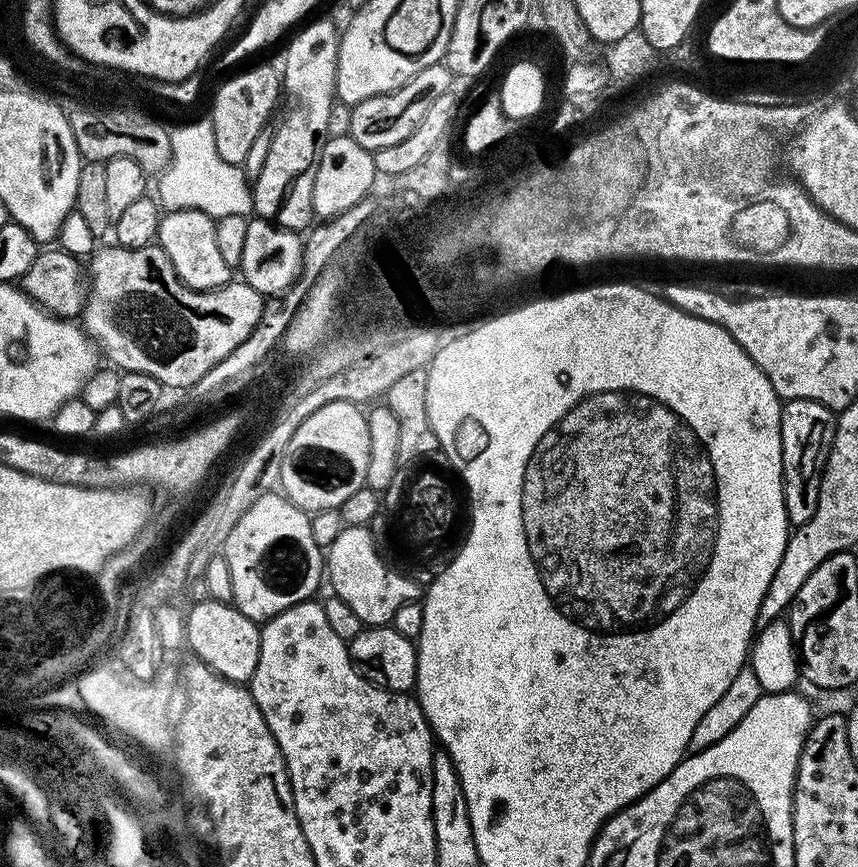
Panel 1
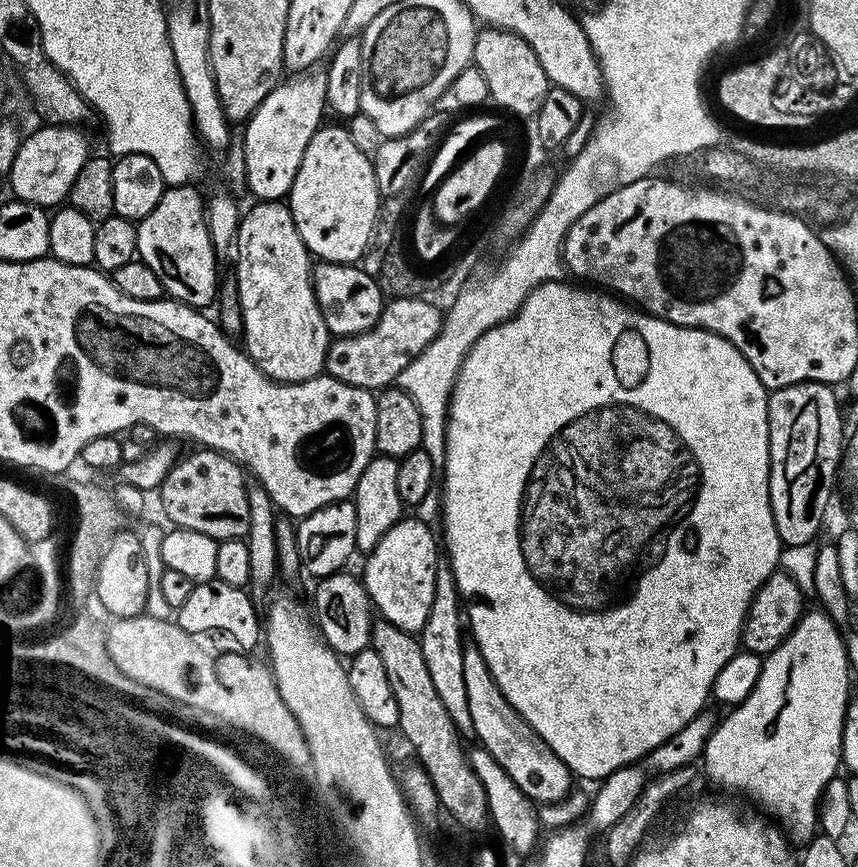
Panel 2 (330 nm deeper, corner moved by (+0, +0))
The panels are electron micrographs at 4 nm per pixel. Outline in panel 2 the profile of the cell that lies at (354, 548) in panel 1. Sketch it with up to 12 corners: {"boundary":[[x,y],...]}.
{"boundary":[[401,518],[367,553],[364,589],[416,634],[430,614],[438,536]]}

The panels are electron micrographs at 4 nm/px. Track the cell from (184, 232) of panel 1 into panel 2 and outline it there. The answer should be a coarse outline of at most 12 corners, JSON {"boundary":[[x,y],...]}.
{"boundary":[[165,187],[136,254],[171,299],[208,310],[218,253],[205,197]]}

